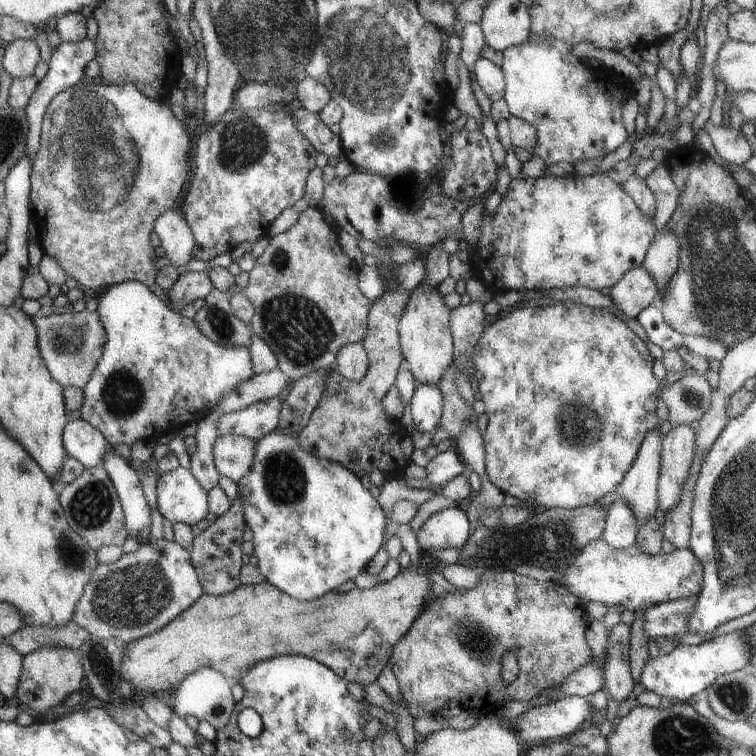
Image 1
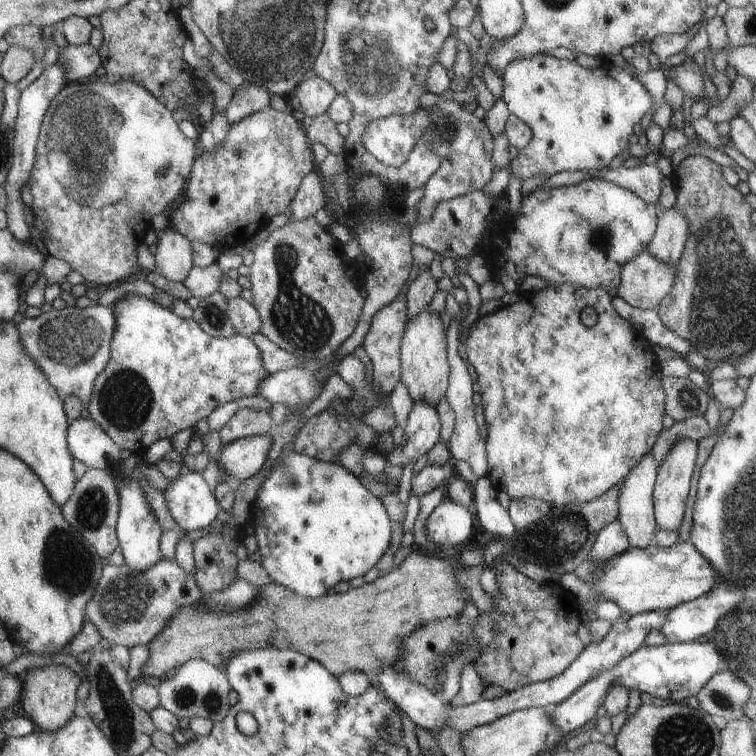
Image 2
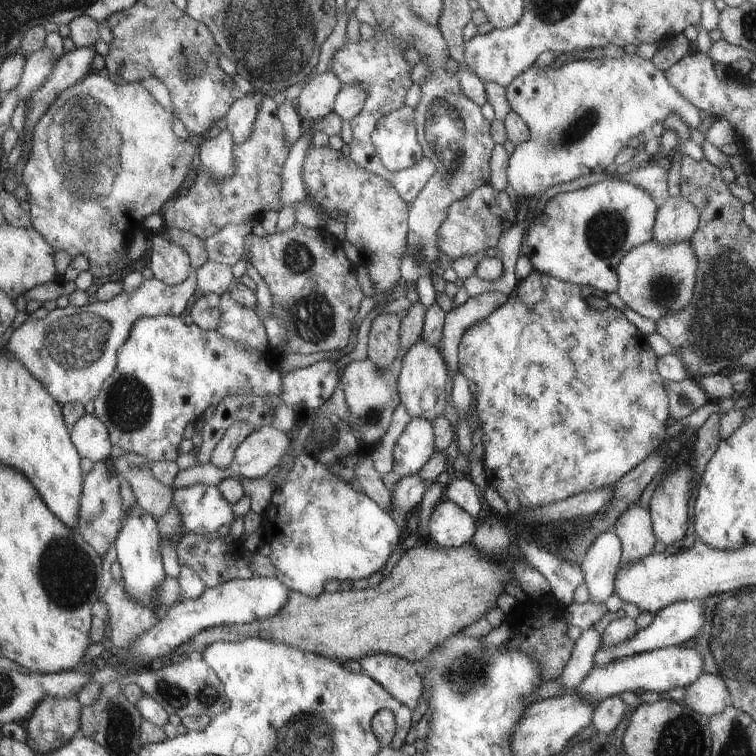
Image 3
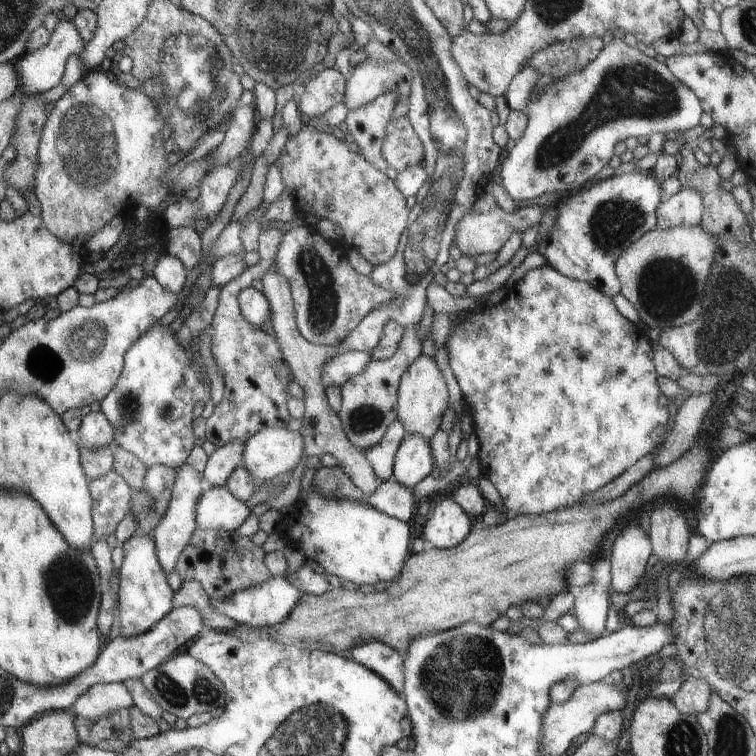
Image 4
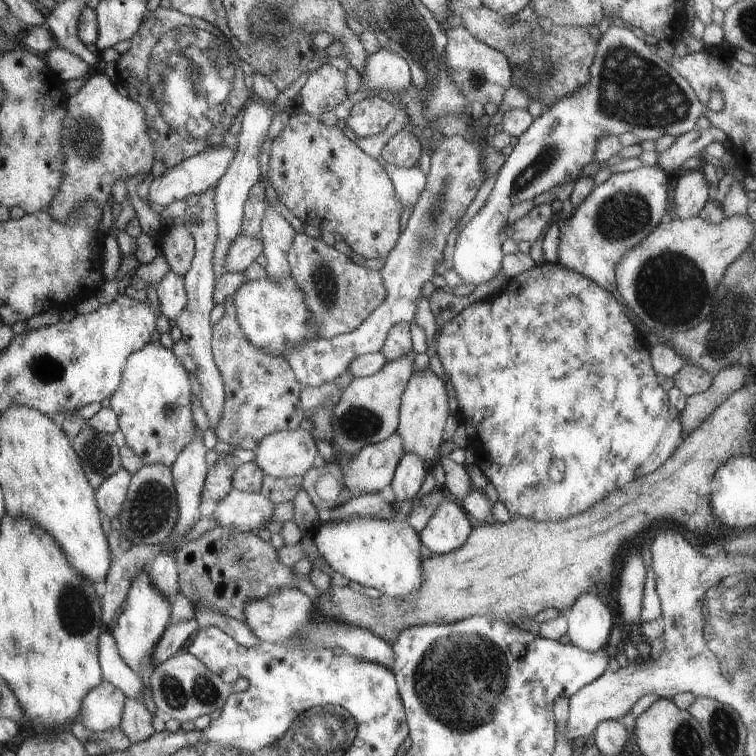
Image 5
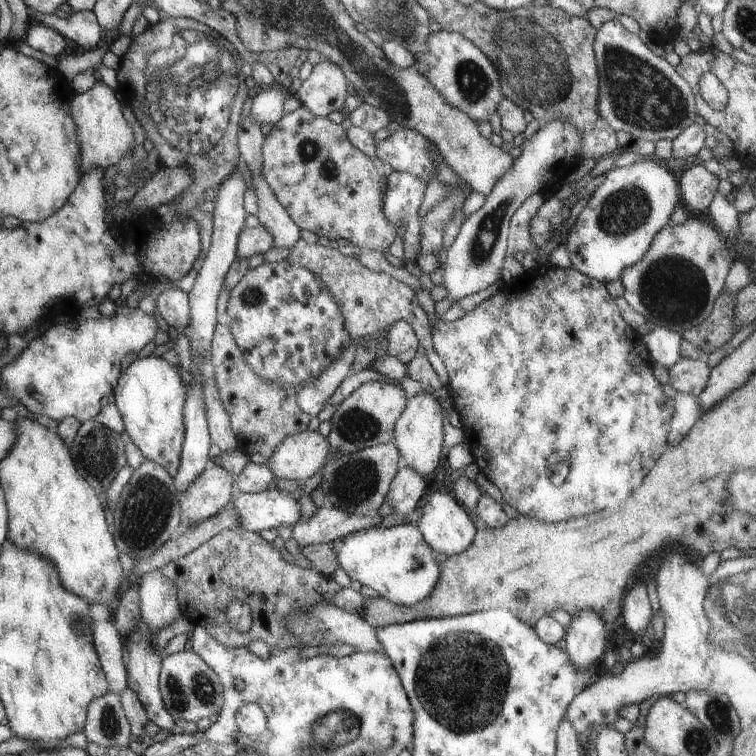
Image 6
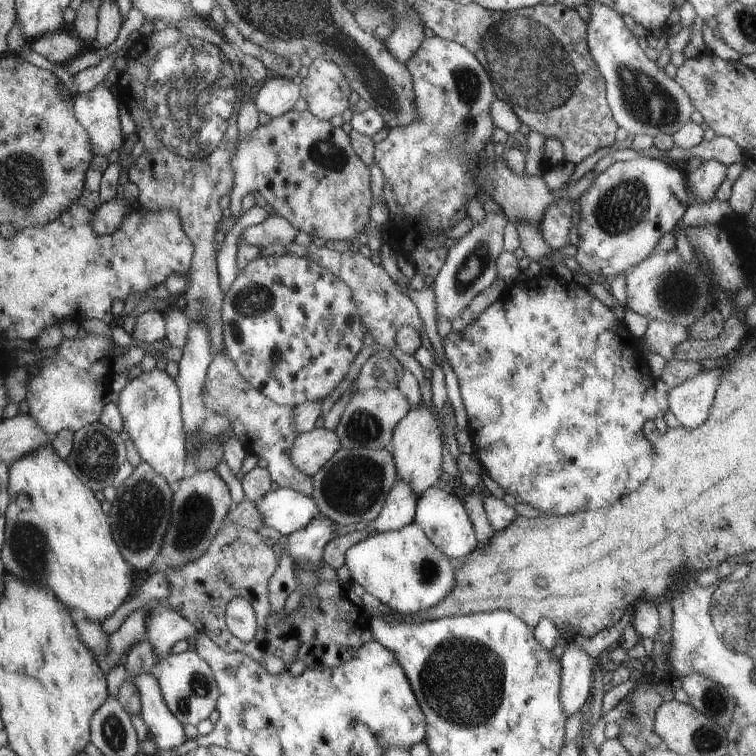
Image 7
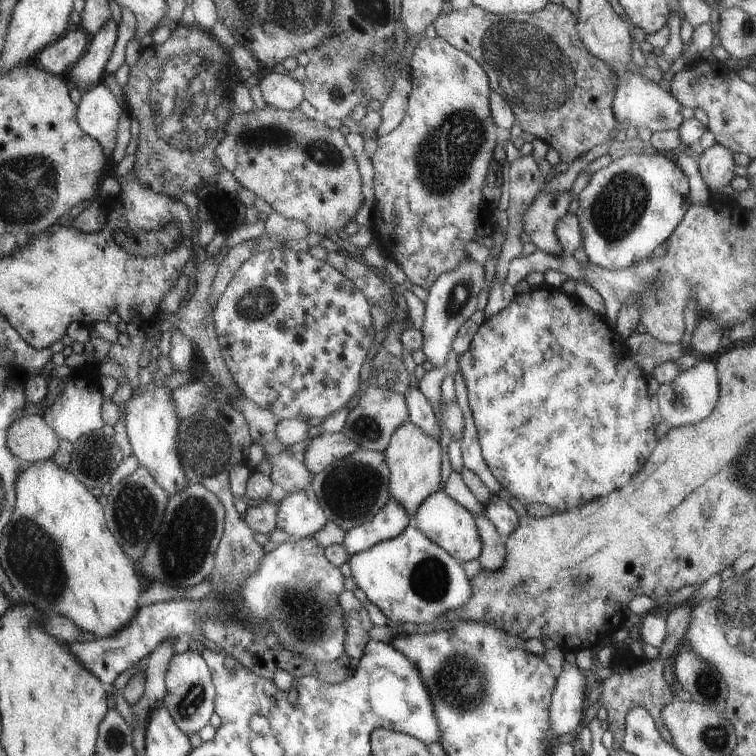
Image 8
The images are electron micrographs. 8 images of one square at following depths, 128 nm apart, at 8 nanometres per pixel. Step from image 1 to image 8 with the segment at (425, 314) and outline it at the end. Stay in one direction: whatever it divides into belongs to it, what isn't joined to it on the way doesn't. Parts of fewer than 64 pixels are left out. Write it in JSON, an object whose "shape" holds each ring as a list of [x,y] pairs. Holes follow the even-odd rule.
{"shape":[[[407,421],[394,432],[389,449],[384,450],[383,456],[386,458],[389,470],[389,498],[396,504],[402,504],[404,510],[408,512],[408,517],[414,522],[418,508],[430,494],[437,493],[440,488],[442,448],[430,434]]]}

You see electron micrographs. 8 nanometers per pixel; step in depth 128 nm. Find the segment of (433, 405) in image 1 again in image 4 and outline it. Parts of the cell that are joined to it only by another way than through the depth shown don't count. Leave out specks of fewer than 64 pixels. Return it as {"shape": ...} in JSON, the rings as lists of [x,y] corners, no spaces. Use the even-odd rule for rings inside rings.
{"shape":[[[407,434],[395,456],[392,480],[413,489],[435,468],[429,440]]]}

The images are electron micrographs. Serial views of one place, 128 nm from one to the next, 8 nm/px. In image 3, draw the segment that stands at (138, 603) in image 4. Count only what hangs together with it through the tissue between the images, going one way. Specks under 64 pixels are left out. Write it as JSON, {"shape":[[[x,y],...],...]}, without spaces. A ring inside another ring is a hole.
{"shape":[[[136,504],[126,513],[121,532],[116,538],[117,560],[121,564],[125,590],[147,607],[157,605],[157,588],[167,577],[161,555],[161,533],[157,519],[150,513],[138,513]]]}

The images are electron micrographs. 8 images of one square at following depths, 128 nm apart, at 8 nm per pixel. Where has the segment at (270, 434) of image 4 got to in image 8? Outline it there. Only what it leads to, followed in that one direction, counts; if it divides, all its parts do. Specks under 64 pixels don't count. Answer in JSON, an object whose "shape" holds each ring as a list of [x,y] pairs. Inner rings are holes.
{"shape":[[[342,431],[337,434],[323,432],[320,436],[313,434],[310,439],[312,441],[301,458],[312,476],[322,472],[336,460],[346,458],[362,448],[356,440],[350,440]]]}

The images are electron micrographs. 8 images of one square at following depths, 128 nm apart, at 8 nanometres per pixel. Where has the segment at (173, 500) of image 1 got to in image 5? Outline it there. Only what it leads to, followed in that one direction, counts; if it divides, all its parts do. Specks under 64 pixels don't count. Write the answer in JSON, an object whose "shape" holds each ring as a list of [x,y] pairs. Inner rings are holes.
{"shape":[[[233,488],[222,498],[222,502],[216,504],[216,511],[211,516],[214,516],[214,520],[218,520],[221,527],[229,527],[238,532],[252,532],[272,520],[275,508],[276,504],[270,502],[270,498],[262,496],[260,492],[246,493]]]}

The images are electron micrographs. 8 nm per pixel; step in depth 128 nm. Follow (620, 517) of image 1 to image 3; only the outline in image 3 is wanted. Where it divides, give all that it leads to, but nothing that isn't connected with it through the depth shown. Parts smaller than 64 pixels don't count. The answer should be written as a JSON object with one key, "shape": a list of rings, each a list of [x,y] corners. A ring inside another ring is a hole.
{"shape":[[[606,530],[594,541],[581,563],[590,601],[606,603],[615,592],[615,578],[621,565],[622,545],[614,530]]]}

